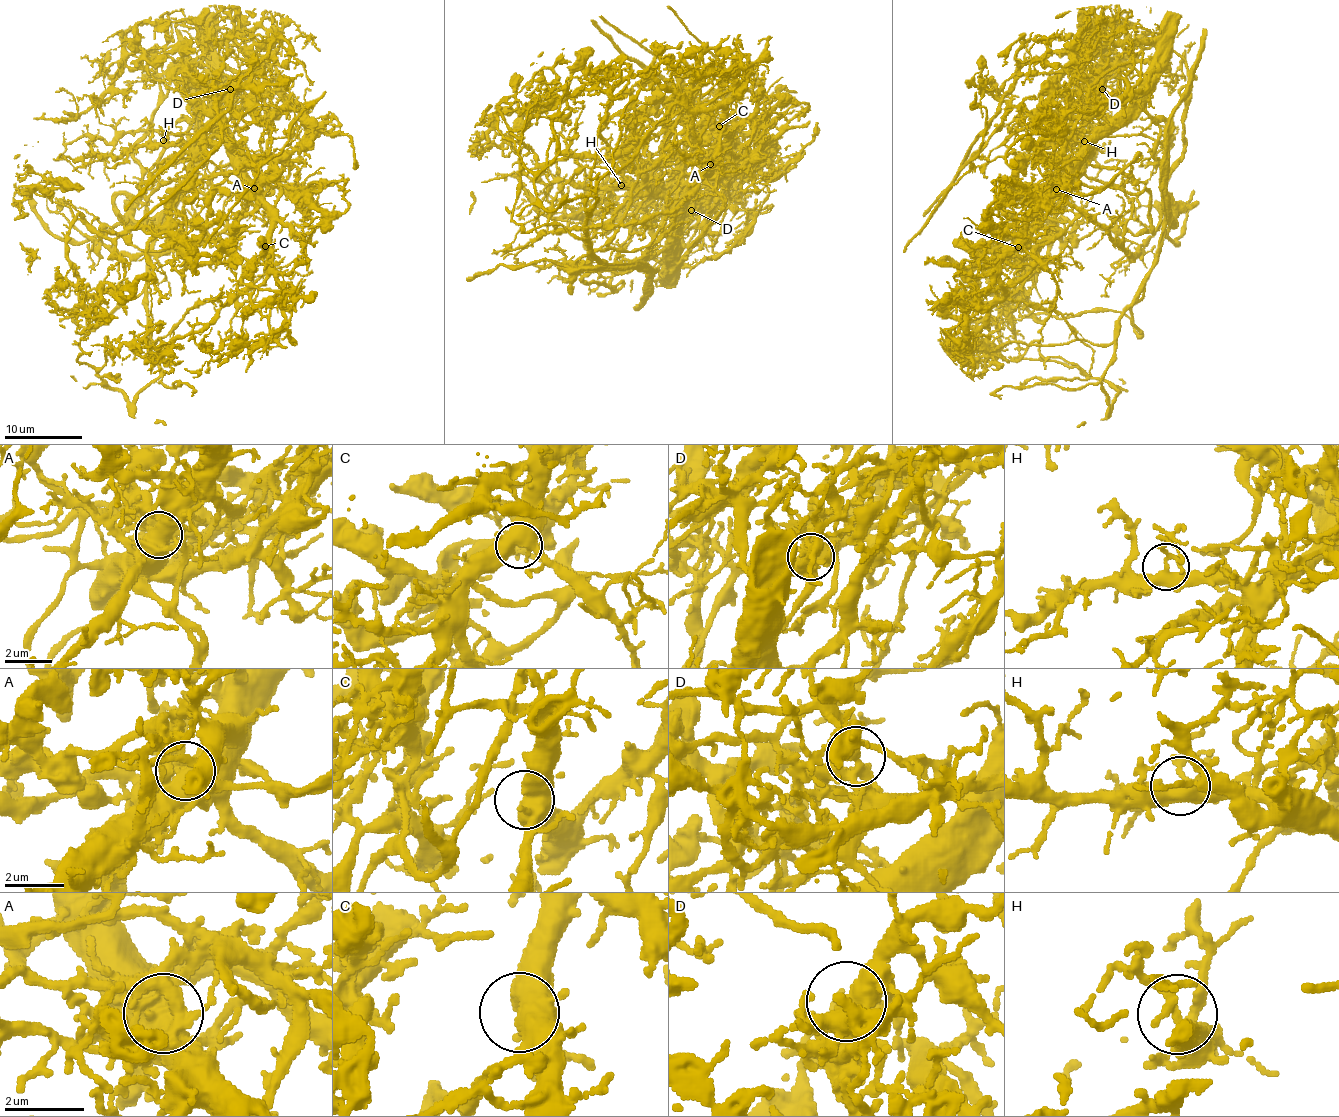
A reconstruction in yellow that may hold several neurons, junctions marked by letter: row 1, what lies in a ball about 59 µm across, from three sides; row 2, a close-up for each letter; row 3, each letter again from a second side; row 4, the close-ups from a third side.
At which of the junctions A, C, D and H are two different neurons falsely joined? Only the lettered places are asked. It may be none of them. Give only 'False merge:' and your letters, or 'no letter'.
False merge: A, D

